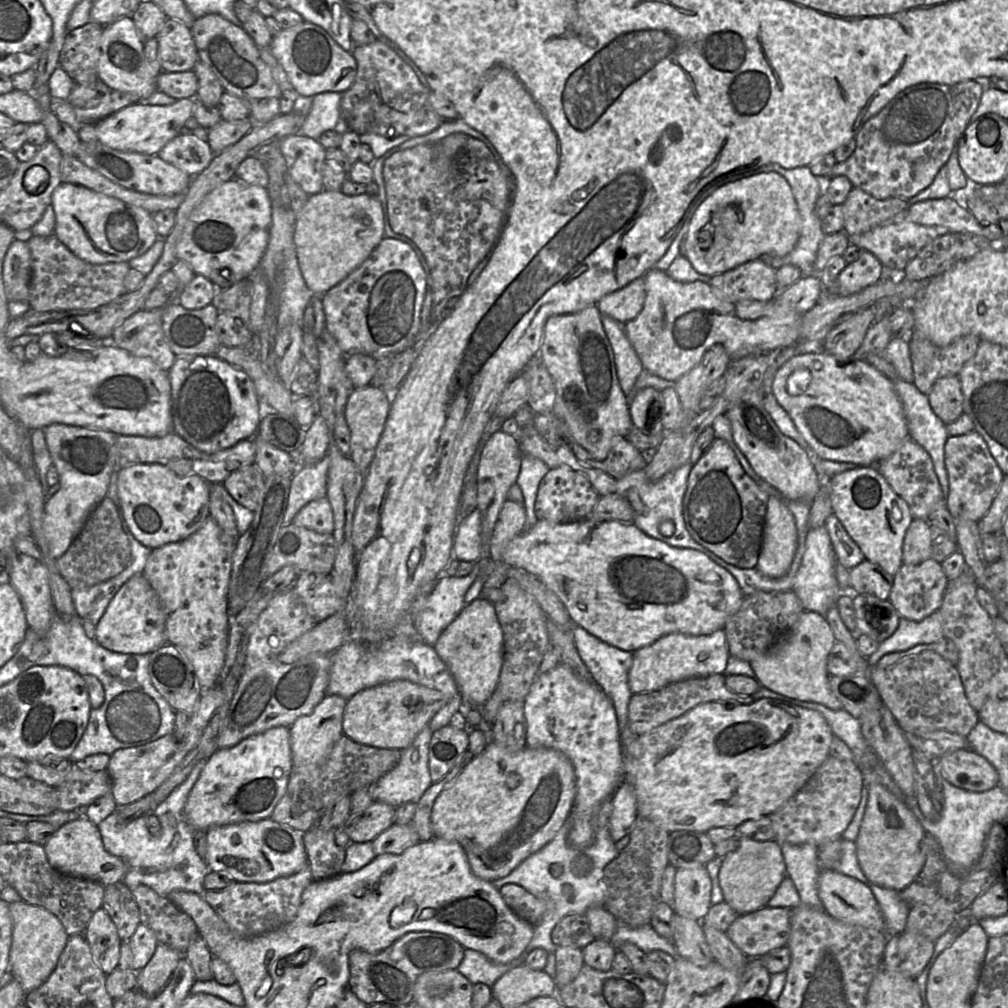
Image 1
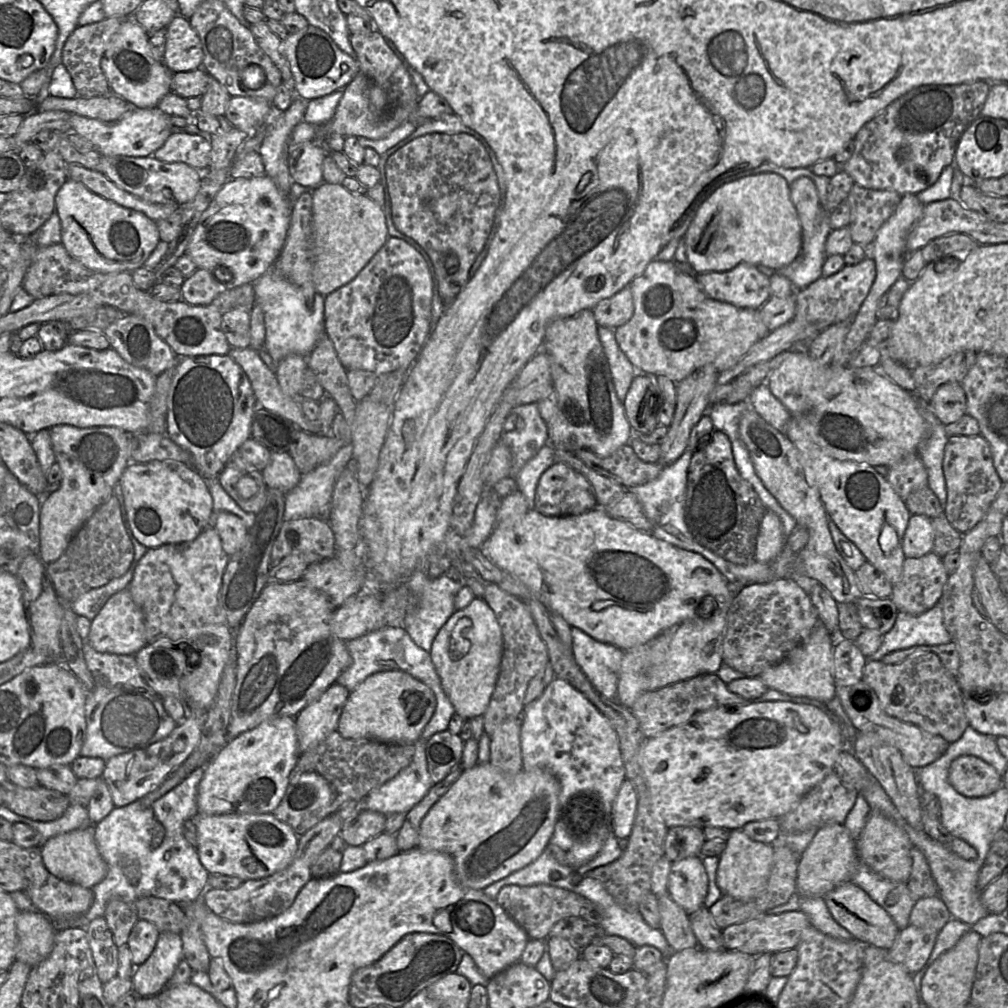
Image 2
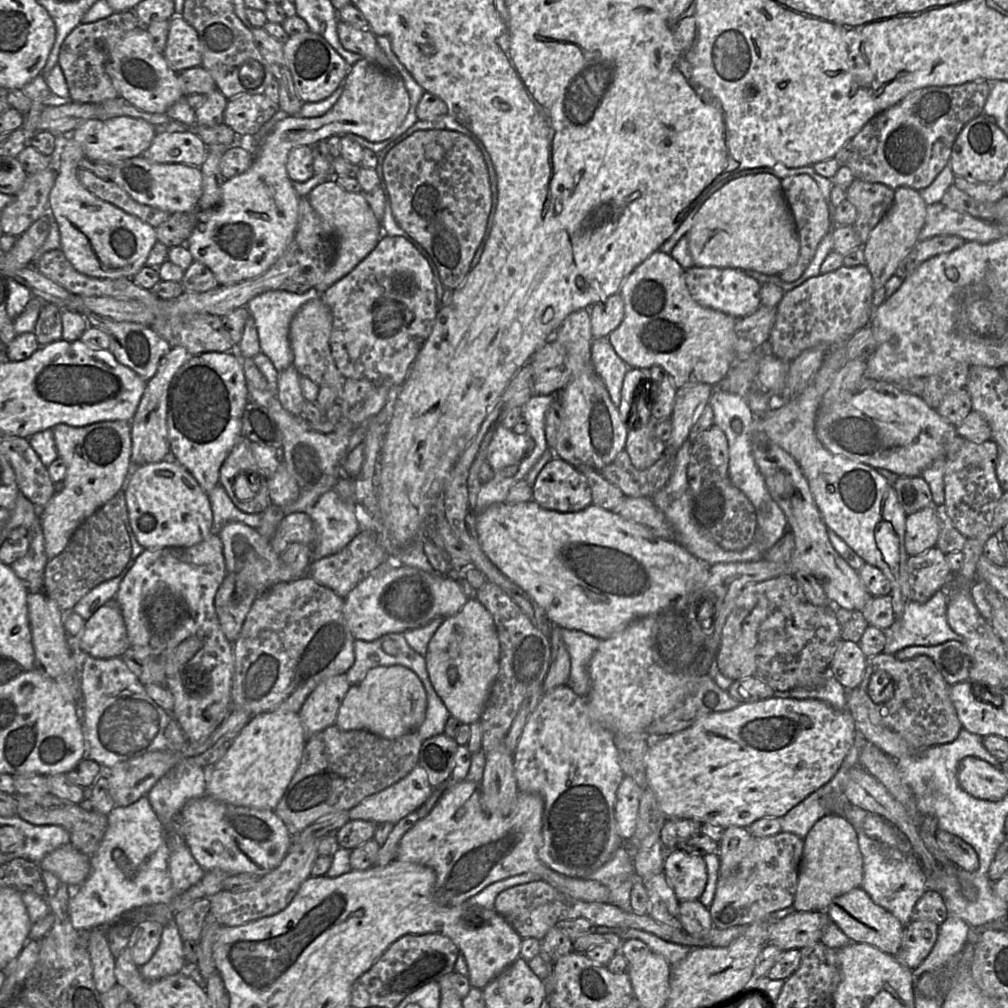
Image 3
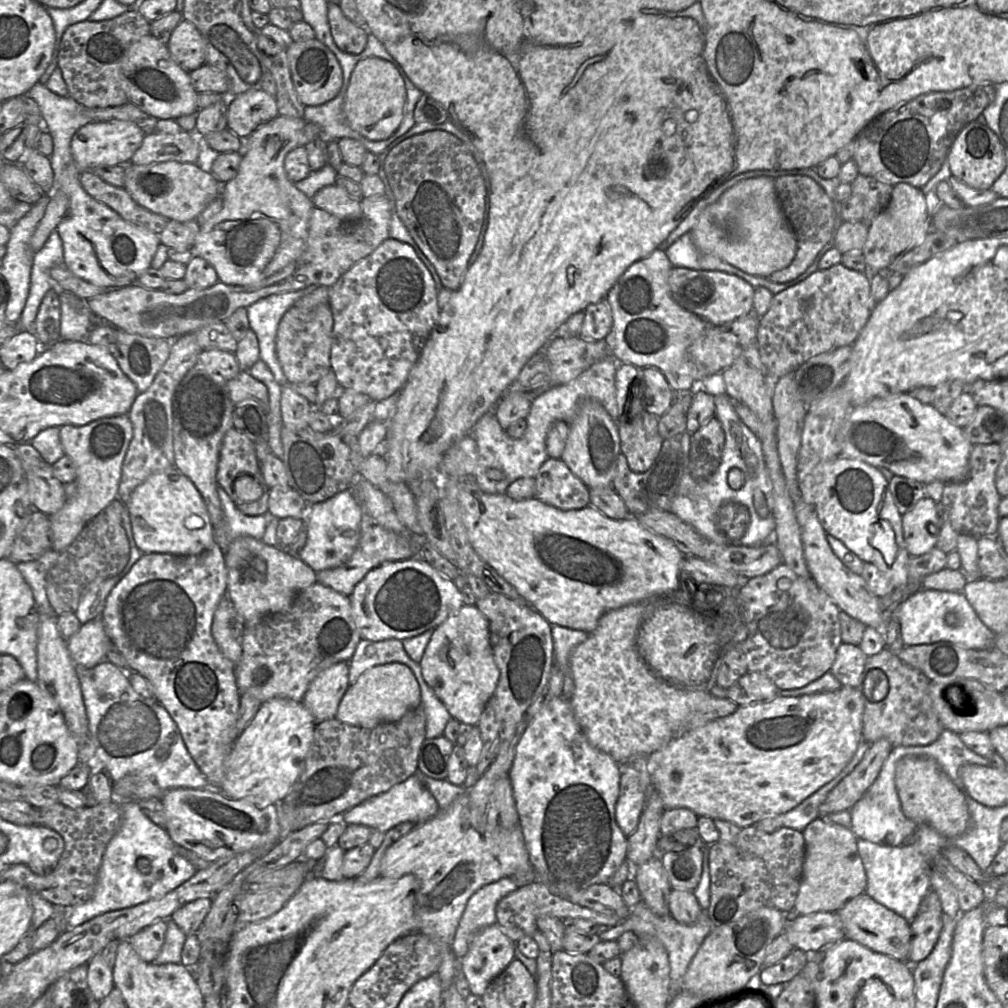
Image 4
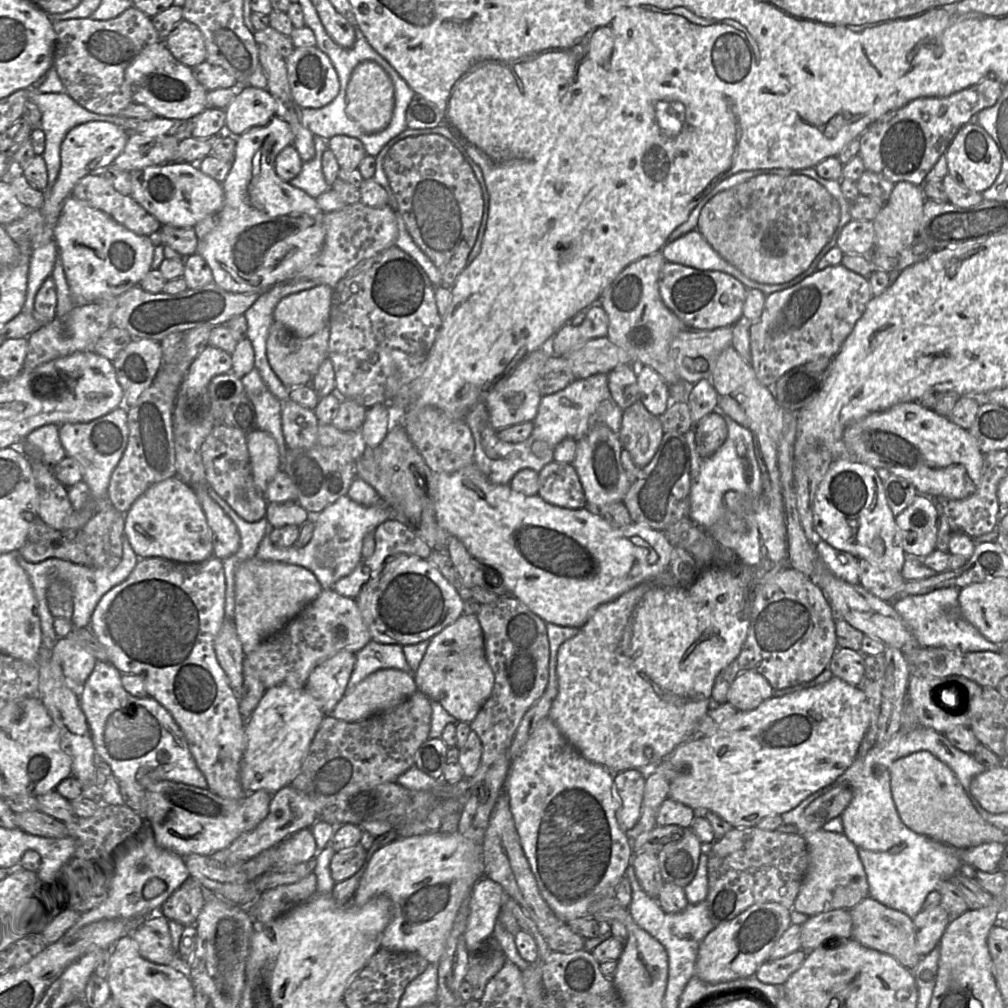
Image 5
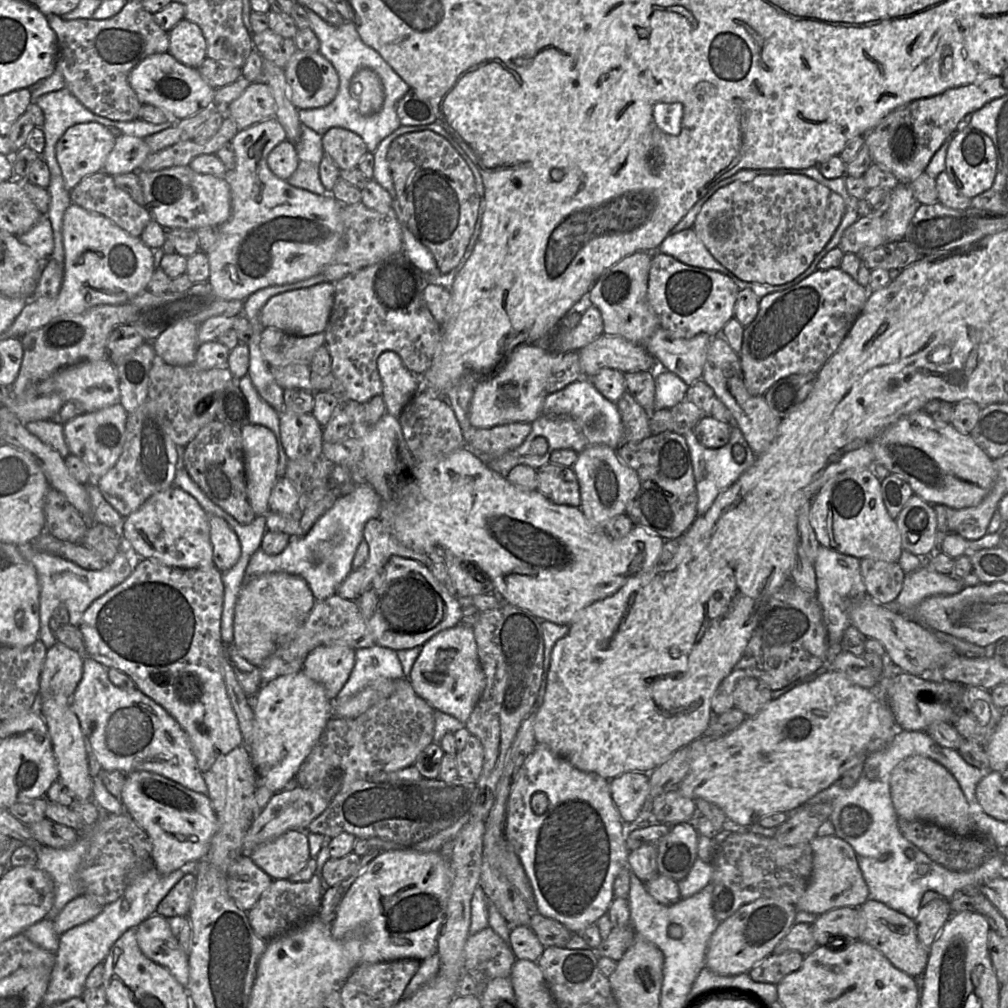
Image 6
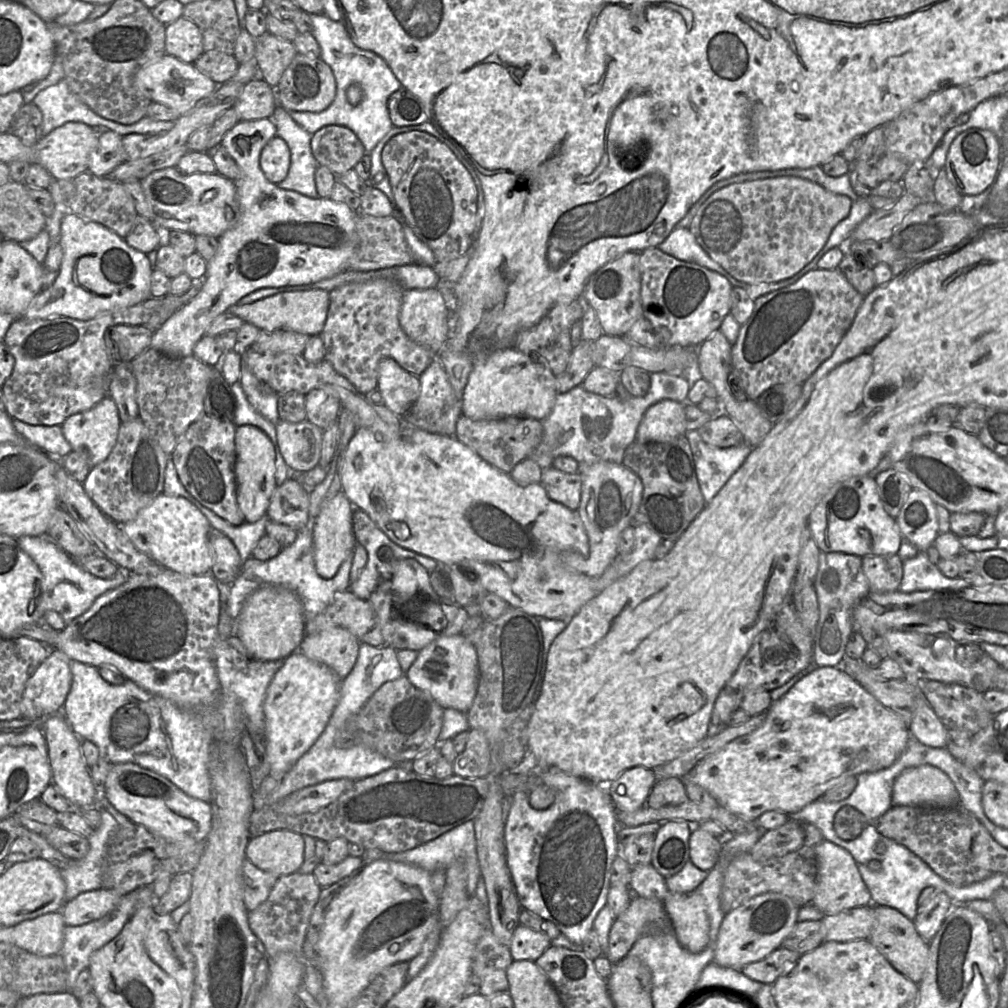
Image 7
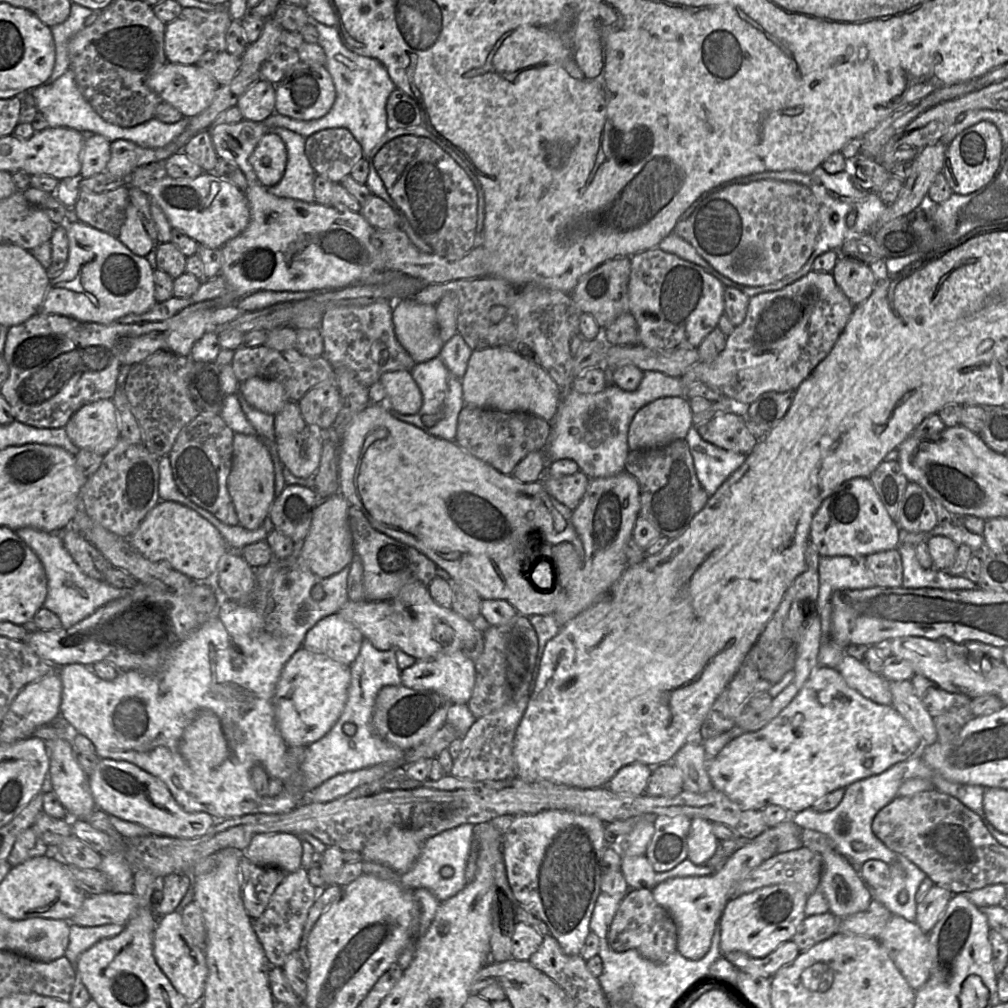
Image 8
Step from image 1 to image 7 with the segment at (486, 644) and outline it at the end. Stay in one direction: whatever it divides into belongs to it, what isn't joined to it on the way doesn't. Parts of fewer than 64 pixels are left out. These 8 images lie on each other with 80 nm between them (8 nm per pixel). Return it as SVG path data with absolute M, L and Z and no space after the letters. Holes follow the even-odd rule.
M463 634L438 637L419 651L417 659L404 675L413 686L428 693L444 709L453 708L467 714L479 680L476 646Z

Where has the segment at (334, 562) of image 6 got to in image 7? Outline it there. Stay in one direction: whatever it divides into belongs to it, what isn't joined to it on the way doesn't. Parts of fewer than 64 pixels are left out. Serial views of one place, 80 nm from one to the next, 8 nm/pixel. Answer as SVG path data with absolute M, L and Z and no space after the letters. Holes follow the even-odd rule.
M309 517L307 525L298 531L294 542L287 547L283 547L274 558L261 561L250 557L242 564L239 575L231 584L230 594L226 603L226 611L230 618L235 621L238 618L246 599L252 592L263 586L281 586L291 589L298 595L303 605L307 624L308 621L323 612L338 594L349 589L353 555L354 552L344 560L334 577L330 579L322 578L315 568L313 553L313 522Z

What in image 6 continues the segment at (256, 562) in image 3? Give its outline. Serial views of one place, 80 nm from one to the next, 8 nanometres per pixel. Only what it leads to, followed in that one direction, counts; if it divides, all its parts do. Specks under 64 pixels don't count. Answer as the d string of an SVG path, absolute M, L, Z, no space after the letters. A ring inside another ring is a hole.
M285 572L260 575L241 588L234 613L234 640L238 652L259 667L289 634L307 619L316 600L301 576Z

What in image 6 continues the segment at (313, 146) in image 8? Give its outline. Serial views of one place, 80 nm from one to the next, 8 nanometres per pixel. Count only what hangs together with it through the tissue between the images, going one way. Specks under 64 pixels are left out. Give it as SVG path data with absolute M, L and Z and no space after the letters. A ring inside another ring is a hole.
M333 127L322 135L324 154L330 156L340 170L357 167L367 152L366 144L356 133Z

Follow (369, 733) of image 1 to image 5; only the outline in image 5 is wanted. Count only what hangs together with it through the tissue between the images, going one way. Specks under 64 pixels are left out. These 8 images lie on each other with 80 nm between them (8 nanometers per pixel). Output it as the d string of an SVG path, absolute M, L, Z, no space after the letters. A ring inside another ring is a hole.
M380 669L364 678L351 692L345 693L329 715L345 722L359 722L397 706L415 692L417 686L410 674L397 669Z

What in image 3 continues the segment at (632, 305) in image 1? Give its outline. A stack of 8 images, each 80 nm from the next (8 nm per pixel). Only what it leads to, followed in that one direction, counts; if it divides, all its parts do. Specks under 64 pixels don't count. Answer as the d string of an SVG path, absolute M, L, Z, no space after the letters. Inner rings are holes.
M617 293L594 304L589 312L593 339L608 337L624 319L624 302L621 295Z

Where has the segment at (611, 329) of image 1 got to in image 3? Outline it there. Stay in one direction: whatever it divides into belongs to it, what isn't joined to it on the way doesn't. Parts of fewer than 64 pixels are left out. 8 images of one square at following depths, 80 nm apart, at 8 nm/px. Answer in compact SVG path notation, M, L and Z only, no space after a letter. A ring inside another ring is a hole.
M608 337L593 339L591 359L598 376L603 380L611 401L618 408L621 403L623 379L628 365L618 356Z

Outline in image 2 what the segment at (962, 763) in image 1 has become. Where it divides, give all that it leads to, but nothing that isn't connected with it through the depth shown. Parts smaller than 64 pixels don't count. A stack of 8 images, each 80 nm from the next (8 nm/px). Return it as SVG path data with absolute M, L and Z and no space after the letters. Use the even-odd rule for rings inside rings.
M963 755L950 765L948 780L960 794L979 798L986 797L1003 787L1003 777L984 760Z

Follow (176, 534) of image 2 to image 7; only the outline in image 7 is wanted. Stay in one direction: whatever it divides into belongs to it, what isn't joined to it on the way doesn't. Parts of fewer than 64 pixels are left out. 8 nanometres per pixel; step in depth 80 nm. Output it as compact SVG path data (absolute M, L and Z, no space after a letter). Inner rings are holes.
M159 494L137 517L122 525L133 545L165 568L185 575L210 573L214 559L210 546L212 527L208 519L183 497Z

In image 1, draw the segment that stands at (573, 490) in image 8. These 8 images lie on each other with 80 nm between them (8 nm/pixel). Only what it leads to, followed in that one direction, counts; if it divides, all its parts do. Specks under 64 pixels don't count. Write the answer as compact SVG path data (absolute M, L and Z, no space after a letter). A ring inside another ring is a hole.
M555 467L550 469L540 482L535 501L536 515L539 520L554 524L581 520L590 516L599 497L583 473L570 467Z

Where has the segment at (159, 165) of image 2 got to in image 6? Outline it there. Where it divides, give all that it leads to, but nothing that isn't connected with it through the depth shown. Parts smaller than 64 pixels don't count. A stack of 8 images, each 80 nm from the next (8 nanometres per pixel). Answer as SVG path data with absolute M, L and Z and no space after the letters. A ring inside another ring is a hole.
M189 165L136 173L142 186L145 208L165 230L220 227L231 216L231 193L226 178L196 173Z

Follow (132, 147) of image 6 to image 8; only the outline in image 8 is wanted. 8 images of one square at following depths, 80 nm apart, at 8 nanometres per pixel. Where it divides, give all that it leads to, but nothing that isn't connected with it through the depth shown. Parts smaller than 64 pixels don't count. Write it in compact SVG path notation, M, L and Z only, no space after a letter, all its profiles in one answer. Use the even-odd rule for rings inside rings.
M85 134L81 153L81 178L89 178L105 171L110 159L111 141L99 134Z

